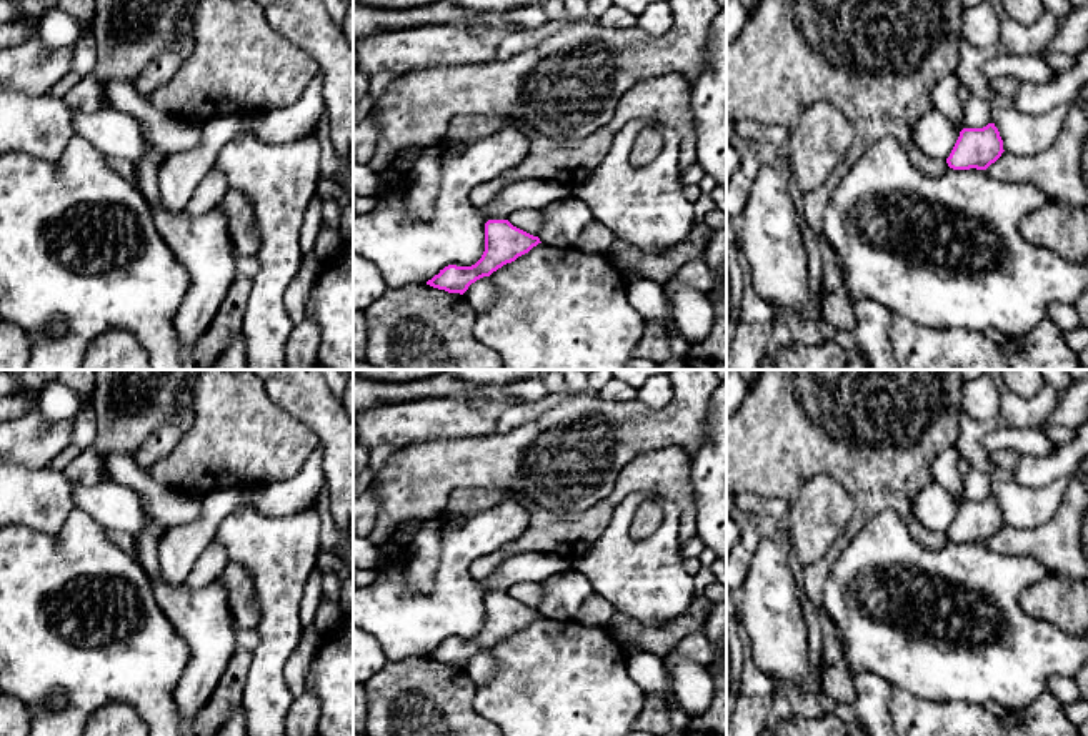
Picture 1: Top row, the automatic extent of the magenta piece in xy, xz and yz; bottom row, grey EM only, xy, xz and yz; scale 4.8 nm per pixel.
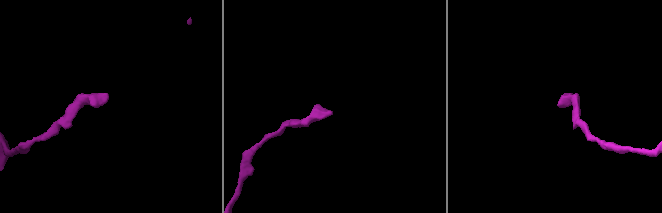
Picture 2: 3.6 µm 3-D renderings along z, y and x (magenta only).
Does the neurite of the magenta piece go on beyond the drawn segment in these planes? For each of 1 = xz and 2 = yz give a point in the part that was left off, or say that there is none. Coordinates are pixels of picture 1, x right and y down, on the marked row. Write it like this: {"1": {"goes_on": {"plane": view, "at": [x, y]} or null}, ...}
{"1": {"goes_on": null}, "2": {"goes_on": null}}

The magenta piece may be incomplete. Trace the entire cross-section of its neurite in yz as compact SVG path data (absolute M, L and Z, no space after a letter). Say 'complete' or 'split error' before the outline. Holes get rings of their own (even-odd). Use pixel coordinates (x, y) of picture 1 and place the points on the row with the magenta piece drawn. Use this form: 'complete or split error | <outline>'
complete | M995 123L983 128L963 128L946 163L953 170L986 170L1003 152L1003 140Z

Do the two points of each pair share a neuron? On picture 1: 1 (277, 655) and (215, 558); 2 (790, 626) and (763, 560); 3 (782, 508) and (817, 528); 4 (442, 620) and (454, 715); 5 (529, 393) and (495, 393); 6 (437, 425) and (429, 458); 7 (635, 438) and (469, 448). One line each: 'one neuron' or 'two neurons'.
1: two neurons
2: one neuron
3: two neurons
4: two neurons
5: two neurons
6: two neurons
7: one neuron

